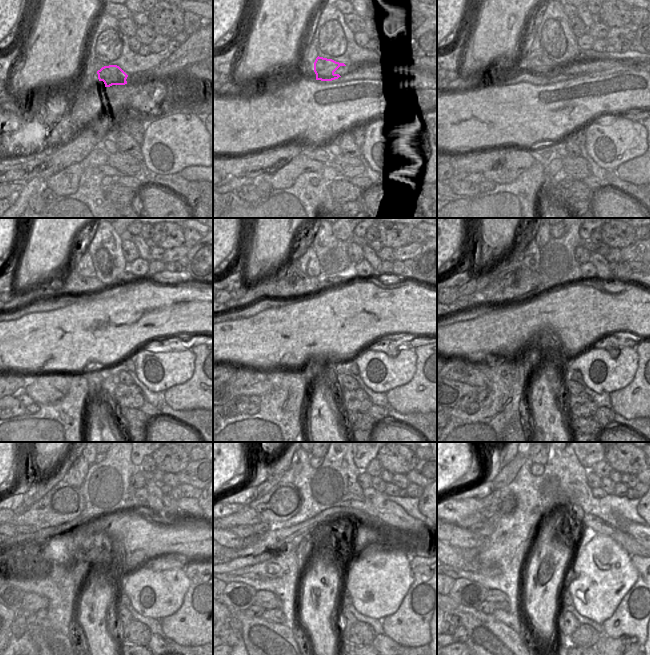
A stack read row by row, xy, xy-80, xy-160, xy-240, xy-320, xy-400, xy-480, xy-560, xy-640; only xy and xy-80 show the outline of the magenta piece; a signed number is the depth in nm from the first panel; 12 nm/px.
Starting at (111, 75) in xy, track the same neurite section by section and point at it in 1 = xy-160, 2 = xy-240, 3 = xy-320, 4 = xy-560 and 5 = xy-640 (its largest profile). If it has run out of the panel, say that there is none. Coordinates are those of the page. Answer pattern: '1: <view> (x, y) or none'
1: xy-160 (542, 65)
2: xy-240 (74, 283)
3: xy-320 (290, 282)
4: xy-560 (283, 501)
5: xy-640 (501, 502)

